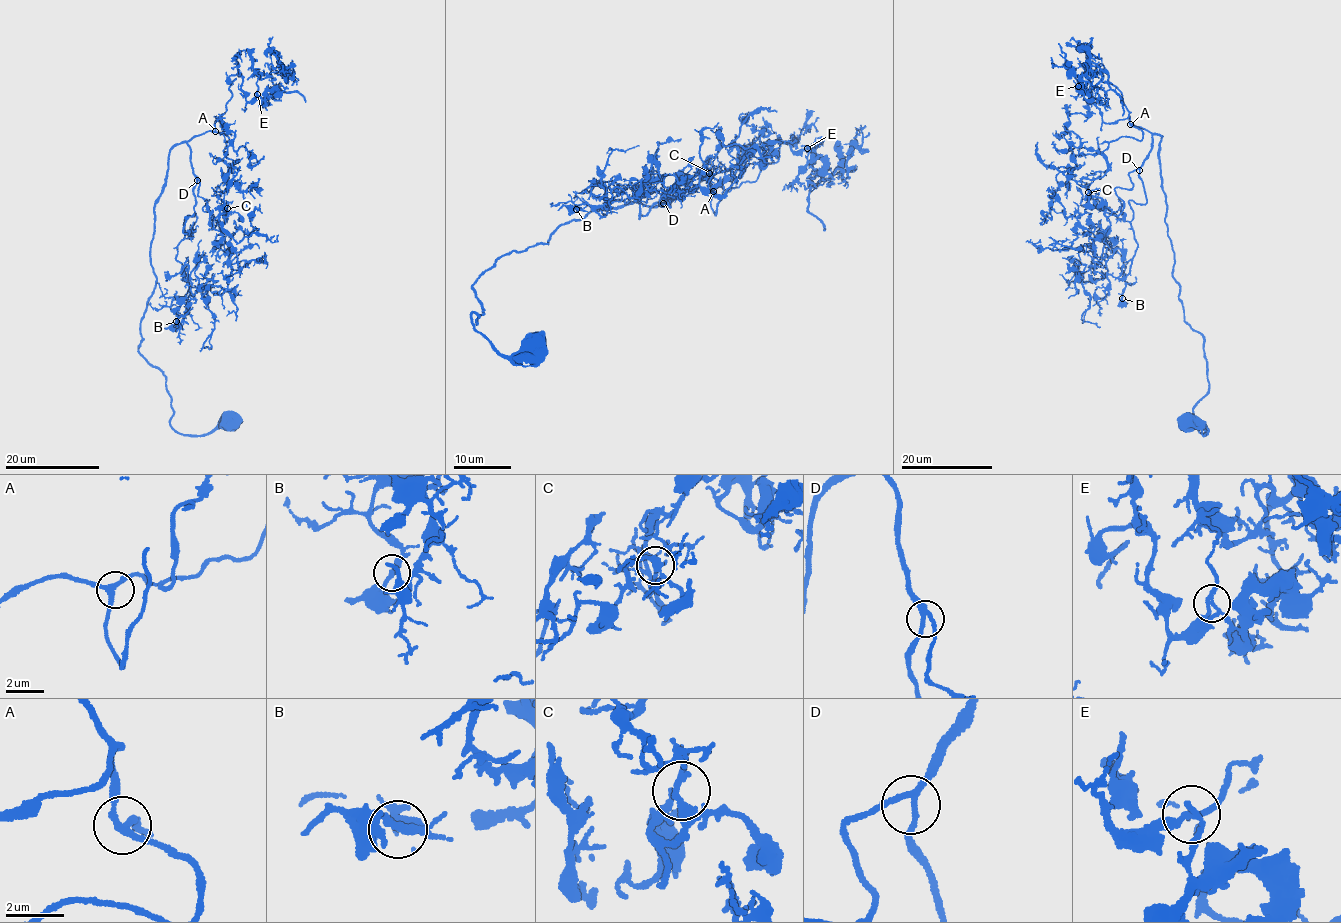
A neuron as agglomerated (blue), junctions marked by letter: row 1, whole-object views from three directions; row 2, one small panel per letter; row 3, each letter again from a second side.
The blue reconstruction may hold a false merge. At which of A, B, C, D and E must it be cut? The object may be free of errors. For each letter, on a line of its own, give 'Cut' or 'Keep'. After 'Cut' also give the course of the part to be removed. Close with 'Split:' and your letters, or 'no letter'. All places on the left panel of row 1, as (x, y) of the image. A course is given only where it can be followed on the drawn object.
A: Keep
B: Keep
C: Keep
D: Keep
E: Cut. Course of the part to remove: (257, 93), (261, 96), (275, 90), (270, 72), (277, 62), (284, 74), (292, 76), (287, 77), (274, 50)
Split: E

